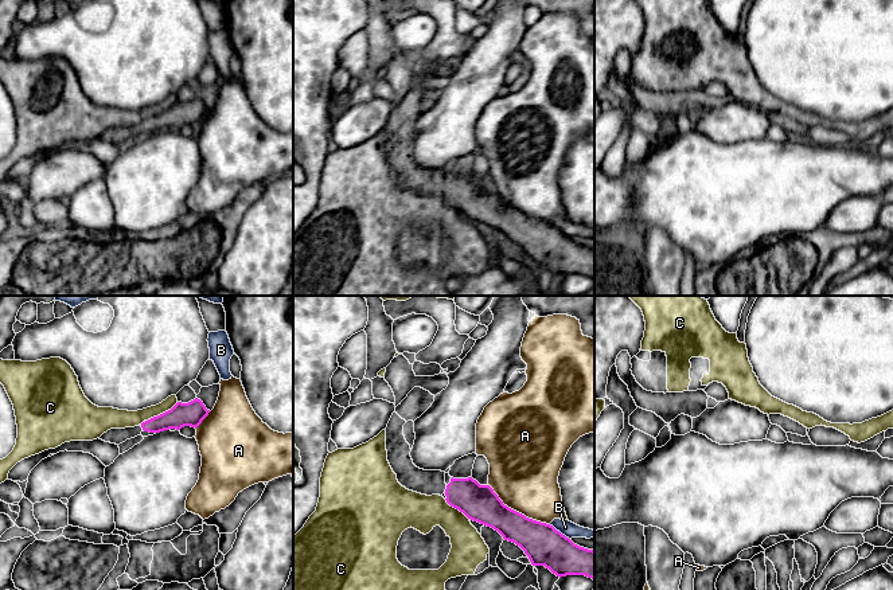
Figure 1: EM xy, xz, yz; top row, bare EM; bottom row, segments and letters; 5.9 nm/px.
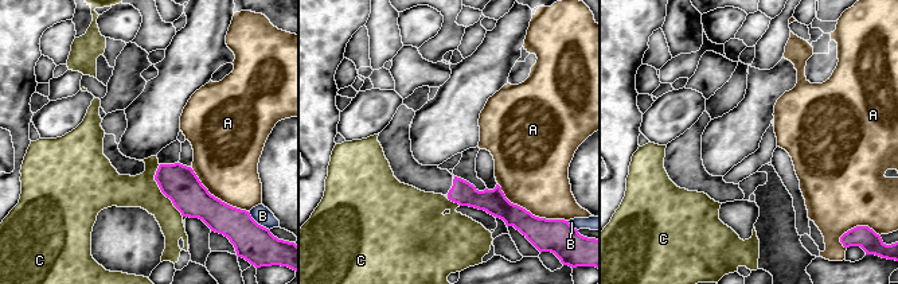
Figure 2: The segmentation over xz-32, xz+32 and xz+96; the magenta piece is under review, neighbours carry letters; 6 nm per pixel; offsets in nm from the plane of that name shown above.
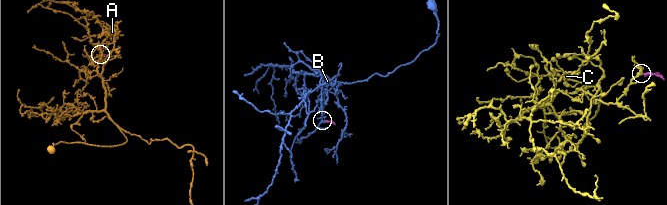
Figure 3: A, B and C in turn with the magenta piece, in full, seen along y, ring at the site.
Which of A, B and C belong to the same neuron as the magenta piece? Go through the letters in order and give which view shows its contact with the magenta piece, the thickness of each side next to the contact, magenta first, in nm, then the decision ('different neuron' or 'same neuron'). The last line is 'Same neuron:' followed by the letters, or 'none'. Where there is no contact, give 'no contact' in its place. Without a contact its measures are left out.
A: meets magenta in xz; 240 nm thick on the magenta side, 420 nm on the other; different neuron
B: meets magenta in xz; 240 nm thick on the magenta side, 90 nm on the other; different neuron
C: meets magenta in xy; 140 nm thick on the magenta side, 110 nm on the other; different neuron
Same neuron: none

